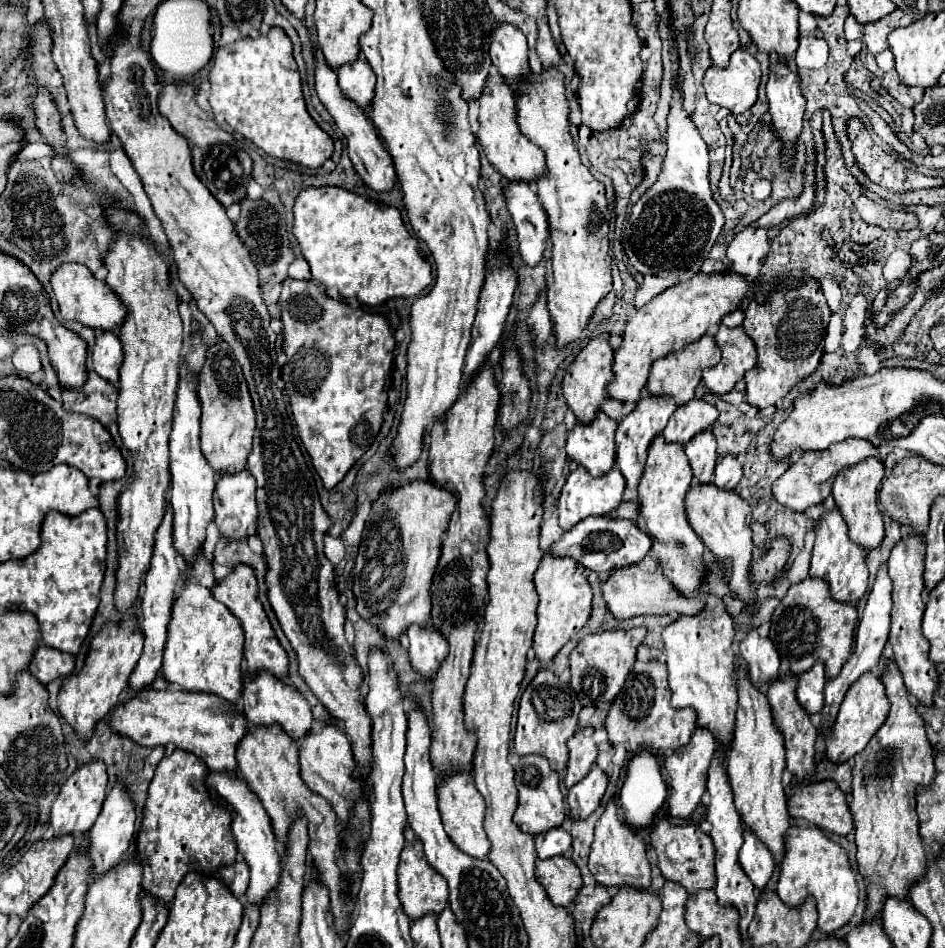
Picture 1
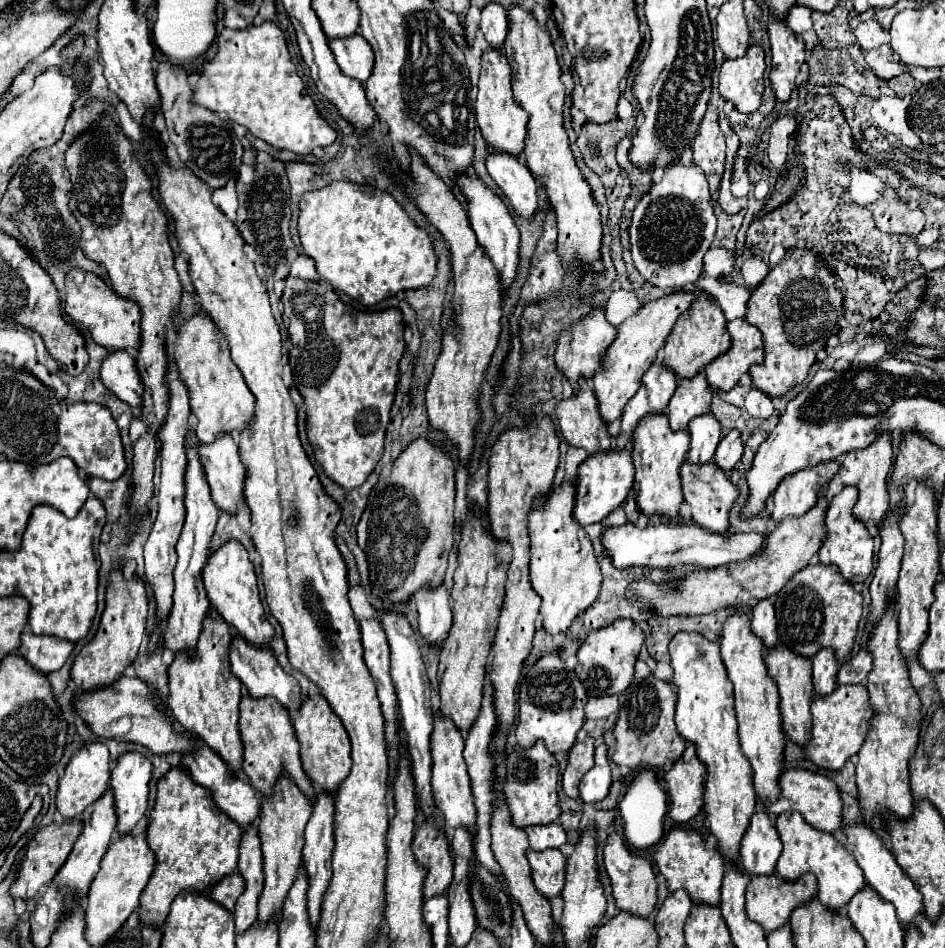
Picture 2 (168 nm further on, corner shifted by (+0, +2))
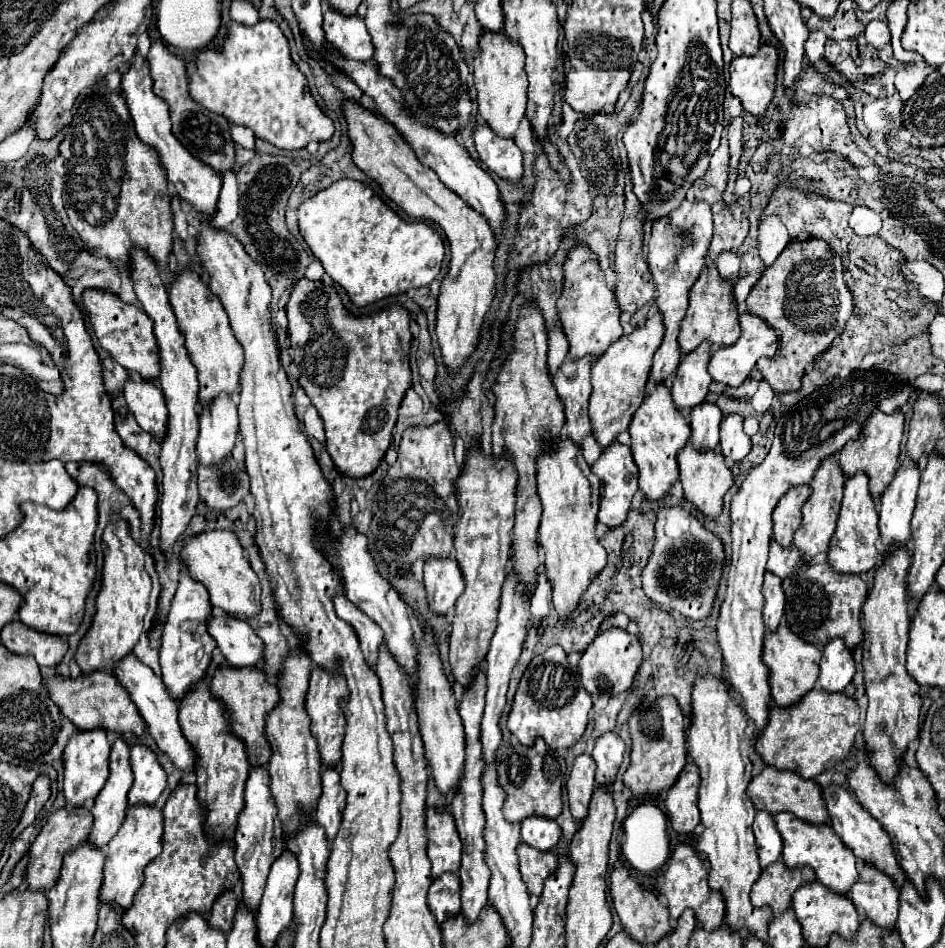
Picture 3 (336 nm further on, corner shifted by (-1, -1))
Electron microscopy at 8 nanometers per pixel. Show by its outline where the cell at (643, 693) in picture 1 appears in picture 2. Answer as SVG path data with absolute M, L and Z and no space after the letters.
M654 676L634 680L620 694L620 710L614 726L616 750L610 756L612 762L616 762L618 766L628 766L632 770L672 766L686 750L686 740L682 740L674 724L674 706L676 706L676 692L670 682L658 680Z

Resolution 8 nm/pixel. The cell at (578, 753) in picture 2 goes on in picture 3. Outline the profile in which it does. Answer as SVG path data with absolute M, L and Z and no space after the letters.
M579 755L575 759L571 777L567 781L569 807L571 807L573 819L583 821L587 817L587 807L589 807L593 789L595 789L595 761L591 759L591 755Z

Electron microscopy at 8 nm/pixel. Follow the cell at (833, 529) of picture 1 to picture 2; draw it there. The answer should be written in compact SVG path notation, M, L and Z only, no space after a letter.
M846 486L840 494L836 494L830 500L828 510L826 510L826 518L824 518L826 538L818 550L818 558L820 558L820 564L836 564L840 568L840 574L850 584L864 584L864 580L872 572L872 548L874 548L874 544L872 544L872 538L870 538L866 526L852 516L852 506L856 504L856 498L858 498L856 488Z

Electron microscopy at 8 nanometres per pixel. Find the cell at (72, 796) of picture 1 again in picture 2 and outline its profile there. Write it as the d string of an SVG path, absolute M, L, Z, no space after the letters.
M90 742L90 744L82 746L72 756L70 764L66 766L64 778L58 784L56 808L62 814L62 818L72 820L78 814L82 814L90 804L100 800L104 796L104 792L108 790L108 782L110 782L110 754L108 754L108 748L100 742Z

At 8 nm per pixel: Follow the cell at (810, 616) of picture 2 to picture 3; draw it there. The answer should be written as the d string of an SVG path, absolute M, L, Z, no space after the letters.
M813 563L799 577L785 581L785 623L811 643L827 645L831 639L843 639L847 647L855 647L863 639L861 605L867 597L867 583L861 575L845 575L833 571L829 563Z

